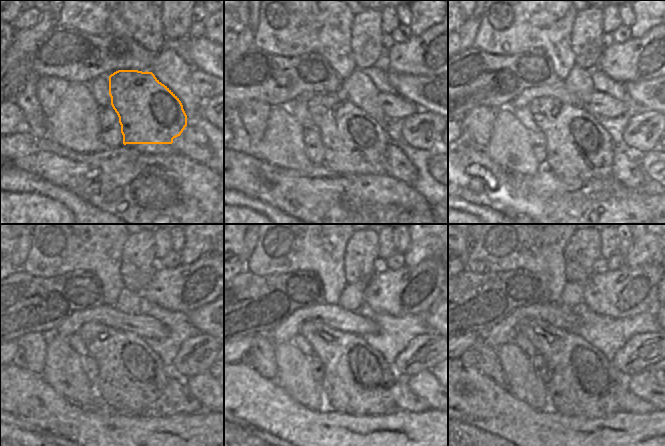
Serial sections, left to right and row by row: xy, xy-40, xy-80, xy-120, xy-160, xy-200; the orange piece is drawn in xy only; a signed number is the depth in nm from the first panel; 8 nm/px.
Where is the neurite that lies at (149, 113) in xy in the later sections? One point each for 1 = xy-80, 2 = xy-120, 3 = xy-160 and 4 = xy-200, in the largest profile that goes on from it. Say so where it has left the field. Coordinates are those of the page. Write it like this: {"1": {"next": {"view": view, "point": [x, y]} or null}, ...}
{"1": {"next": {"view": "xy-80", "point": [578, 146]}}, "2": {"next": {"view": "xy-120", "point": [132, 378]}}, "3": {"next": {"view": "xy-160", "point": [357, 380]}}, "4": {"next": {"view": "xy-200", "point": [580, 381]}}}

